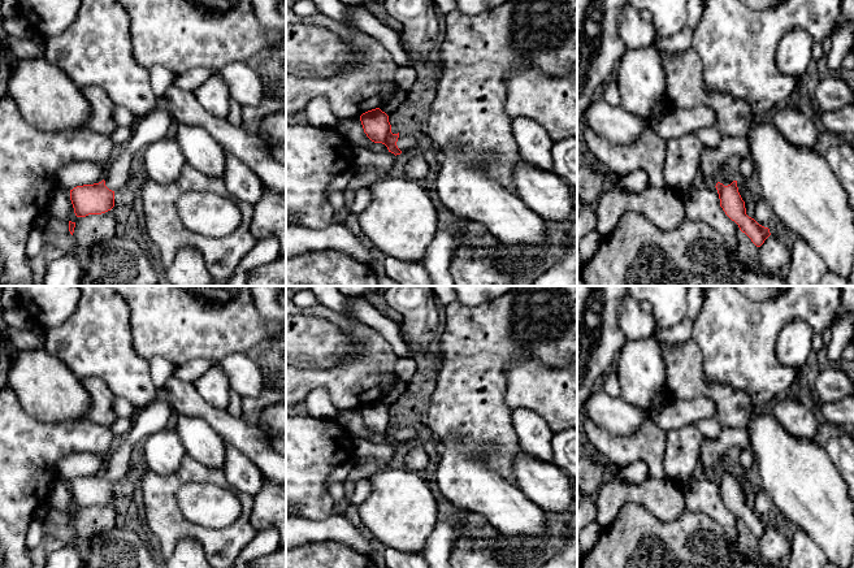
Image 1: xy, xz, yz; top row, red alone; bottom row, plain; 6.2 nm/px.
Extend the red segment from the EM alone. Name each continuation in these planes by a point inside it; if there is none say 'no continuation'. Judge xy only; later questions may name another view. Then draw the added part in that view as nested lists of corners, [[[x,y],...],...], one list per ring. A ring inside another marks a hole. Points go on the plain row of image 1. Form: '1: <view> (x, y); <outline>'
1: xy (120, 463); [[[122,445],[112,451],[105,465],[105,477],[112,482],[118,482],[129,474],[134,473],[134,460],[131,456],[131,447]]]

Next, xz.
1: xz (407, 430); [[[407,420],[406,422],[399,424],[396,437],[402,443],[404,443],[416,438],[420,428],[421,424],[417,420]]]

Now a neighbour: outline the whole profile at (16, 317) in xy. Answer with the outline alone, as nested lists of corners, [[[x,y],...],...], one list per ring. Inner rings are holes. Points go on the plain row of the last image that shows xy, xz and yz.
[[[19,305],[4,309],[3,318],[12,328],[25,329],[31,325],[27,312]]]

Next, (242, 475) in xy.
[[[225,442],[226,454],[224,474],[233,491],[242,491],[255,497],[263,486],[263,474],[253,460],[248,459],[237,447]]]

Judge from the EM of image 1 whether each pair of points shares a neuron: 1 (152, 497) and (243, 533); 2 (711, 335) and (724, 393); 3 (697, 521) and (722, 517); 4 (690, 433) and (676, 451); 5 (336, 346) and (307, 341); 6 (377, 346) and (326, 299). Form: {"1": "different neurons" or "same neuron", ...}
{"1": "same neuron", "2": "different neurons", "3": "different neurons", "4": "same neuron", "5": "same neuron", "6": "different neurons"}

